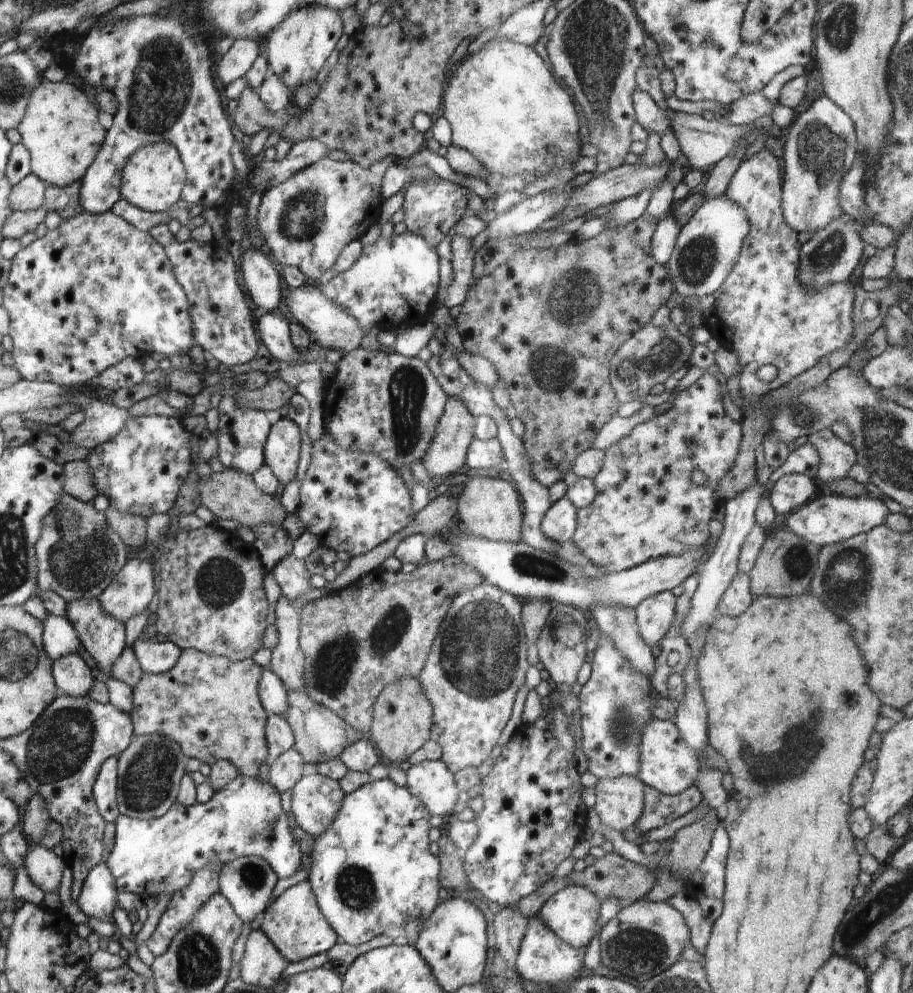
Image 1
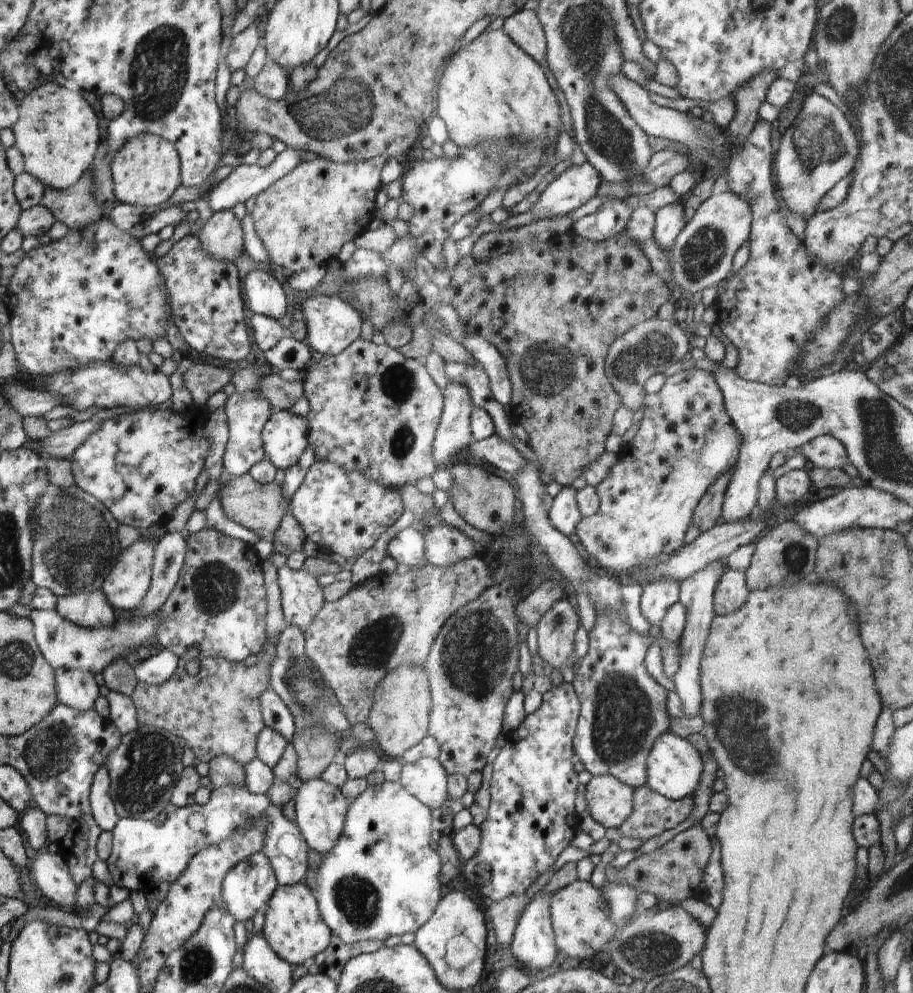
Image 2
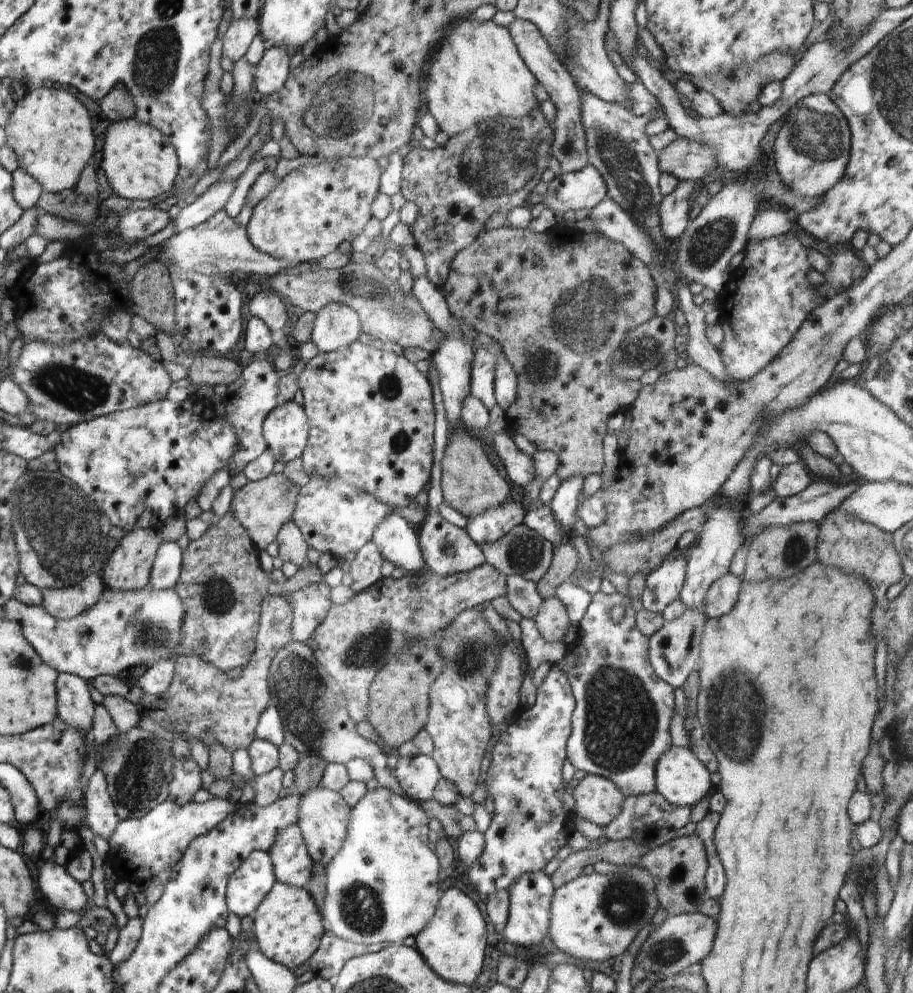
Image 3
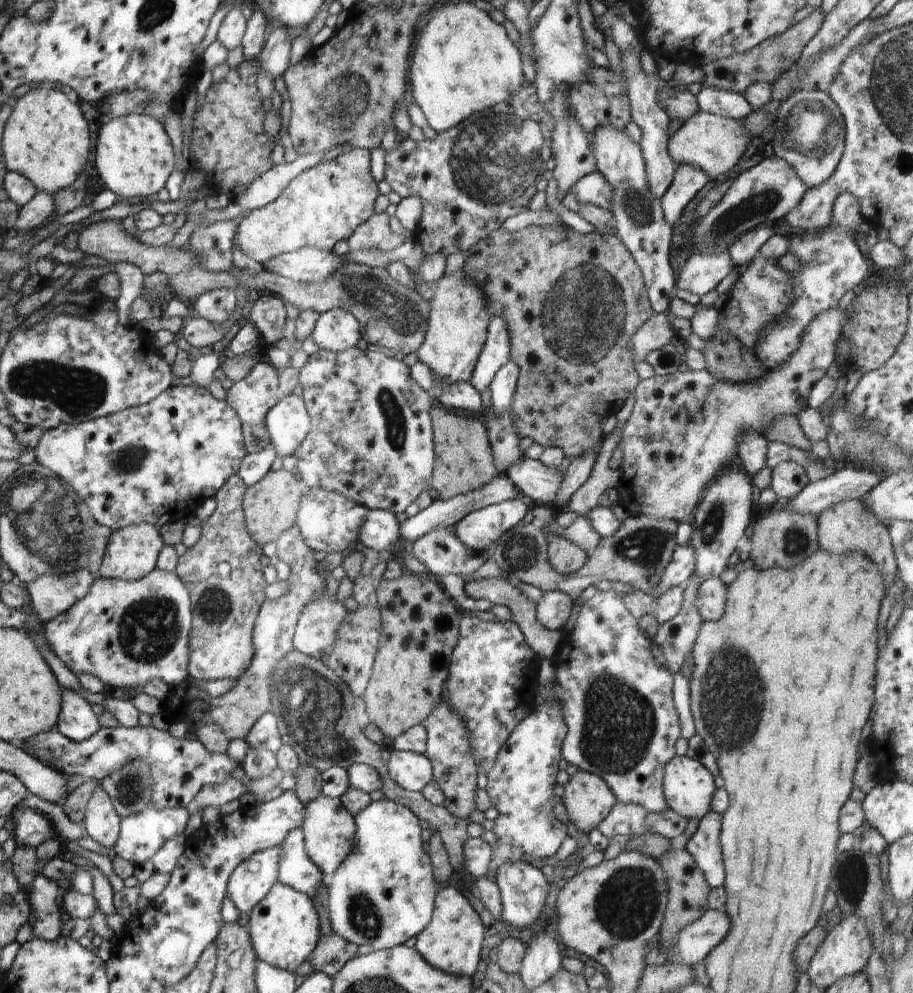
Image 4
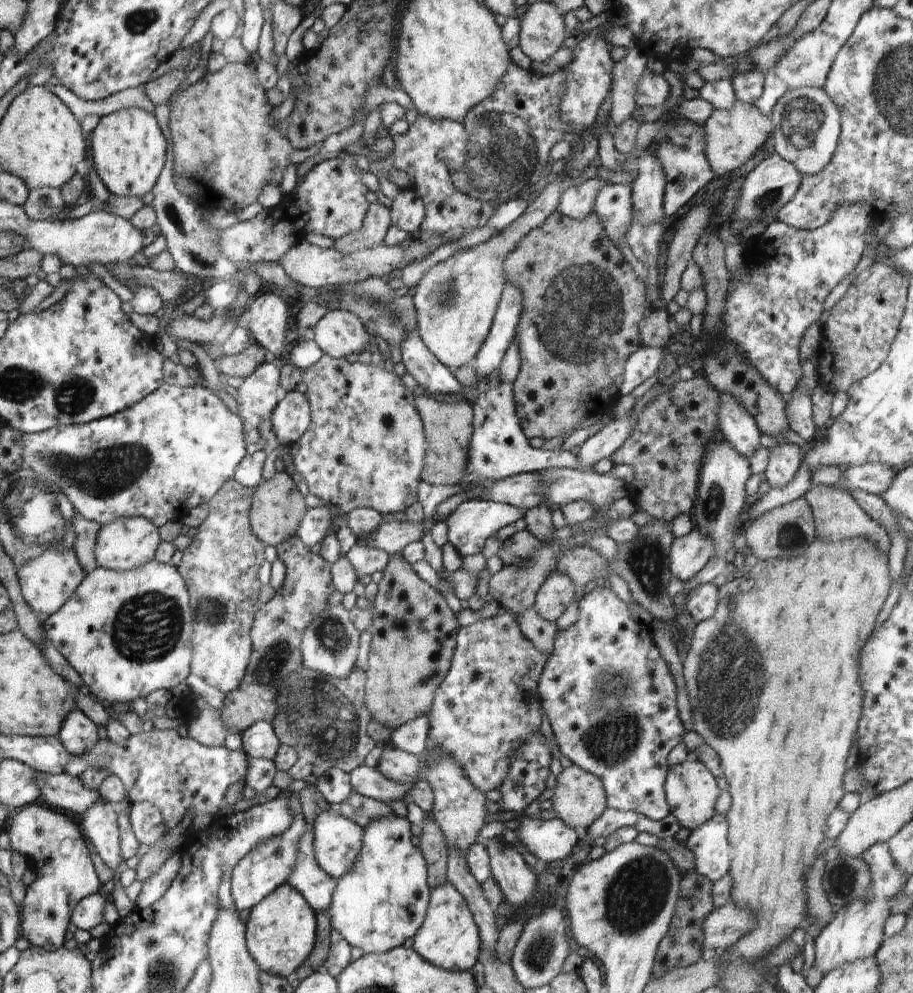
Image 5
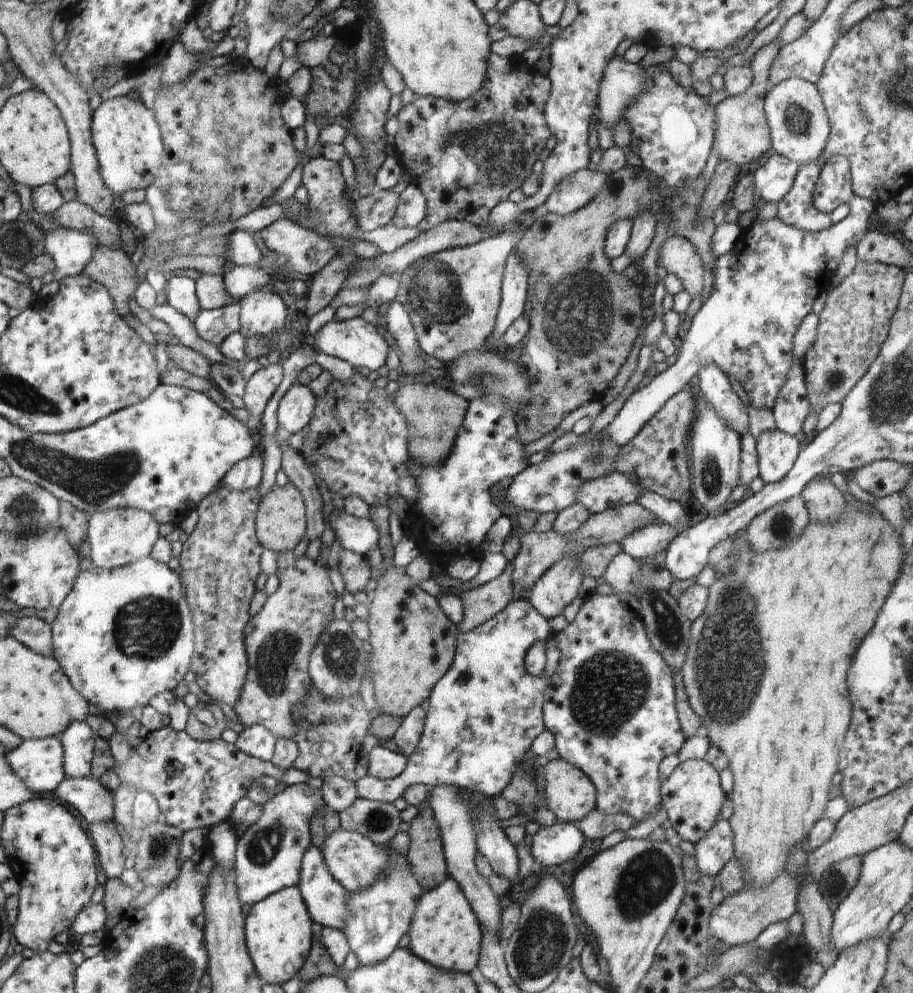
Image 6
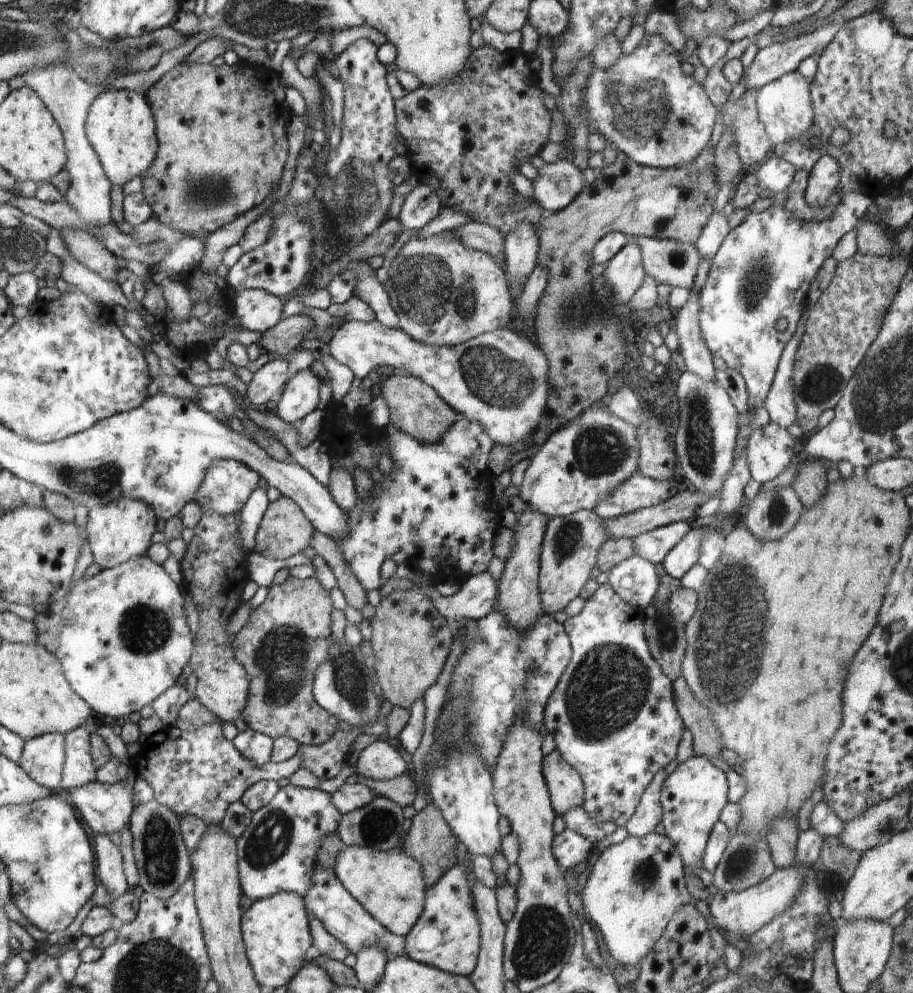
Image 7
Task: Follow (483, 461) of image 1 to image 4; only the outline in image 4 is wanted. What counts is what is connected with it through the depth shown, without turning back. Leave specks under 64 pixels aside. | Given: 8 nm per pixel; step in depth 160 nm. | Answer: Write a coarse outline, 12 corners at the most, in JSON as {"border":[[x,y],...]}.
{"border":[[527,456],[506,474],[532,505],[554,502],[564,475]]}

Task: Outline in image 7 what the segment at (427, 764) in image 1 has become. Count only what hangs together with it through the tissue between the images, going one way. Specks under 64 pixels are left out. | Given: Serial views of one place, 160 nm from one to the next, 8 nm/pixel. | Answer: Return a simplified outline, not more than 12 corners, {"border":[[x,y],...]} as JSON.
{"border":[[380,739],[362,750],[356,769],[374,780],[407,772],[400,753]]}

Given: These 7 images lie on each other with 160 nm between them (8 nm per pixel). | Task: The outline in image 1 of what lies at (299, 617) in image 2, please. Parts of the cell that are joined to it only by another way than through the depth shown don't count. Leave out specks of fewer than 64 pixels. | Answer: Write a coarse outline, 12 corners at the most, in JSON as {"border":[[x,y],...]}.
{"border":[[282,558],[271,571],[294,606],[310,592],[311,574],[304,560]]}

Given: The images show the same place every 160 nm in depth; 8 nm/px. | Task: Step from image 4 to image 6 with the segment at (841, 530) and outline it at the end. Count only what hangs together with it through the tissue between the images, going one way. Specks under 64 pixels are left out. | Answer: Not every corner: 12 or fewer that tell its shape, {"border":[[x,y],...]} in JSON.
{"border":[[829,477],[801,492],[810,522],[839,521],[845,498]]}

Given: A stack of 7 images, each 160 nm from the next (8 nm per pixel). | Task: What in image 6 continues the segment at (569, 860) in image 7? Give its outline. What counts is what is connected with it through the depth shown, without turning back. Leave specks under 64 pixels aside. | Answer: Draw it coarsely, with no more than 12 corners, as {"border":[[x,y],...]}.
{"border":[[577,823],[543,827],[530,846],[536,867],[574,858],[585,840]]}

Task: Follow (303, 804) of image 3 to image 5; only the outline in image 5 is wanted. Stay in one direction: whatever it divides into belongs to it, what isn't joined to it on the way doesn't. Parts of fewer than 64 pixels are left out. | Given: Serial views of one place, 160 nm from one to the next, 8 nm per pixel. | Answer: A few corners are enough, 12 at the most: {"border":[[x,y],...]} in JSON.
{"border":[[330,807],[313,822],[320,868],[338,880],[363,845],[363,828]]}

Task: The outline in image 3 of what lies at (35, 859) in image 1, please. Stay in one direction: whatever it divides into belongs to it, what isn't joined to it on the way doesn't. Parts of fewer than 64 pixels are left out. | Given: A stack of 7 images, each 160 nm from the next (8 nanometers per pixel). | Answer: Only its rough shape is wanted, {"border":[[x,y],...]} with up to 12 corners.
{"border":[[53,858],[39,886],[60,911],[86,912],[87,894]]}

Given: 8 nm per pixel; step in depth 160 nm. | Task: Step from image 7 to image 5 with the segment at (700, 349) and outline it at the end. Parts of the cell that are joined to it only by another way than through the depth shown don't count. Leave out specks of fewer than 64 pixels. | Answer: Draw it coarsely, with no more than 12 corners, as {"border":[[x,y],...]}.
{"border":[[731,394],[718,407],[720,436],[748,460],[761,446],[757,422]]}

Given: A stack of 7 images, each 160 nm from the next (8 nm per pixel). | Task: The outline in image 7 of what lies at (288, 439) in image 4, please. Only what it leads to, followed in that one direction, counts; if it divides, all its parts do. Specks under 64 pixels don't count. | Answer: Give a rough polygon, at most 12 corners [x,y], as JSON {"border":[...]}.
{"border":[[310,369],[287,380],[274,414],[285,425],[317,408],[321,382]]}

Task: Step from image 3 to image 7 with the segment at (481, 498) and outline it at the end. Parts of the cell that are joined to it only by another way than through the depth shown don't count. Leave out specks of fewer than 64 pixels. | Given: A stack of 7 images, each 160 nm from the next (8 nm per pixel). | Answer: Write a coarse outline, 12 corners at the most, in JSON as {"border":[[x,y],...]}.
{"border":[[392,374],[381,396],[390,422],[432,444],[457,412],[419,378]]}

